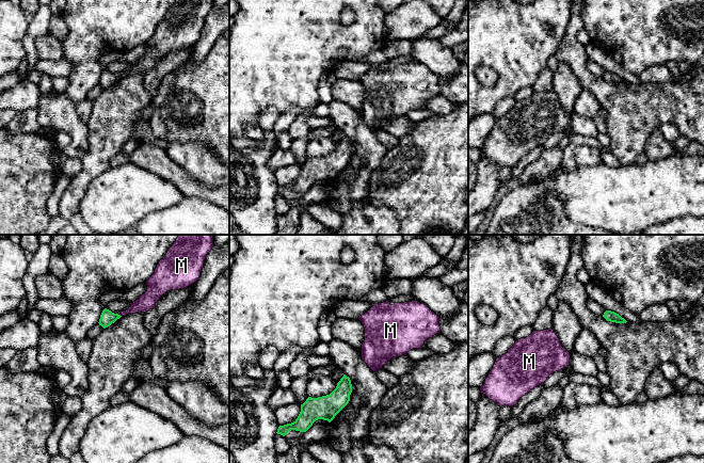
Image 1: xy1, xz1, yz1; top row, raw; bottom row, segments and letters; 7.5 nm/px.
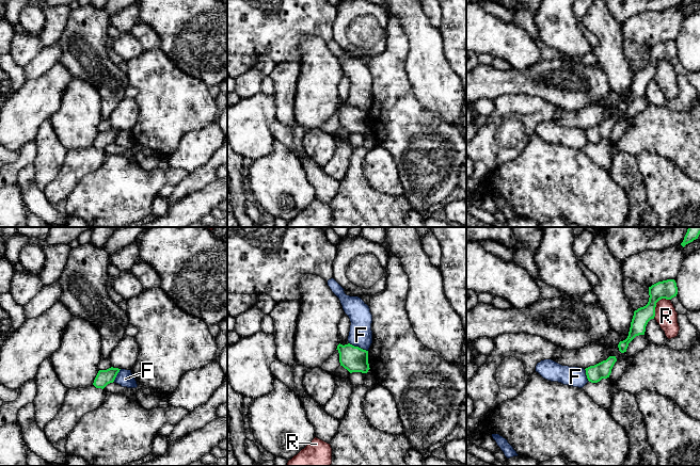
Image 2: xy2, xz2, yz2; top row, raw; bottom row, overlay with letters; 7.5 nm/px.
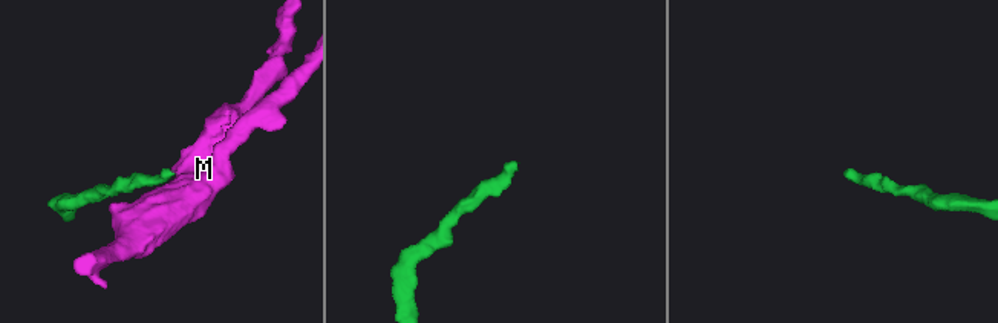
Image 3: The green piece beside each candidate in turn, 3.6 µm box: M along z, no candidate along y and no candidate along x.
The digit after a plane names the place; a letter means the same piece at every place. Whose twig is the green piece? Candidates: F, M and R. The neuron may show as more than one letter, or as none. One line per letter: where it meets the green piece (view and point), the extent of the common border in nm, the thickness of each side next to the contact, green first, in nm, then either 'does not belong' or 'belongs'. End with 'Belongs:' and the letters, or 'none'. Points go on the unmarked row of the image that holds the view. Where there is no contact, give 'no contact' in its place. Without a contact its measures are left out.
F: xz2 (358, 108) | 160 nm | 190/180 nm | does not belong
M: no contact | belongs
R: yz2 (655, 65) | 200 nm | 140/160 nm | does not belong
Belongs: M

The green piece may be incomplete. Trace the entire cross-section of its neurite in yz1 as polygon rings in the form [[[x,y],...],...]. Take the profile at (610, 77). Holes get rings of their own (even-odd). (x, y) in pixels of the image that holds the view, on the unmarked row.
[[[606,71],[603,76],[603,78],[610,83],[615,83],[615,84],[626,84],[627,82],[622,79],[619,75],[611,73],[611,71]]]

